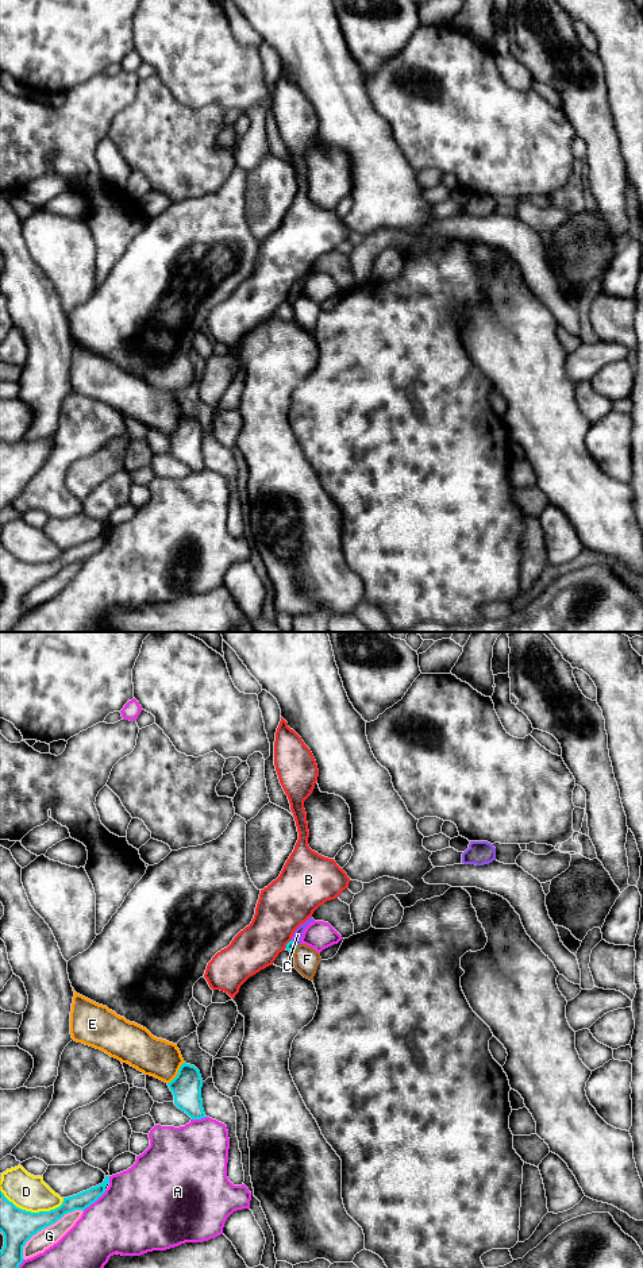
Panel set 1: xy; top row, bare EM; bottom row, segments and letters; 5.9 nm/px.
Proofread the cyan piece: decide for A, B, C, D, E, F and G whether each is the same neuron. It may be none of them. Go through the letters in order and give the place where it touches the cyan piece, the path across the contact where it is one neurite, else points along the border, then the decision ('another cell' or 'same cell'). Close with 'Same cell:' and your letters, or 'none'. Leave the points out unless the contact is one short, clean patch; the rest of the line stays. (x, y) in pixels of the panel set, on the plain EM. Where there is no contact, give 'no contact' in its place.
A: contact xy (93, 554); another cell
B: contact xy (287, 296); another cell
C: contact xy (293, 295); way xy (291, 297), (293, 295), (297, 286); same cell
D: contact xy (30, 563); another cell
E: contact xy (178, 424); another cell
F: contact xy (295, 301); another cell
G: contact xy (46, 578); another cell
Same cell: C

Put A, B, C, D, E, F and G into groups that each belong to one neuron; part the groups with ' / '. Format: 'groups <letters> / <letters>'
groups A / B / C / D / E / F / G

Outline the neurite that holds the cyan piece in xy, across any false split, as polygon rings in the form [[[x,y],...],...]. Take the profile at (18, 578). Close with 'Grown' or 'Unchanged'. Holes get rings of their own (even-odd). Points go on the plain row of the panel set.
[[[109,528],[96,539],[77,547],[63,550],[59,559],[50,563],[31,564],[16,559],[0,543],[0,583],[4,587],[4,598],[0,604],[0,632],[7,632],[23,614],[23,598],[42,581],[55,575],[65,566],[74,562],[85,562],[95,555],[109,535]]]. Unchanged

